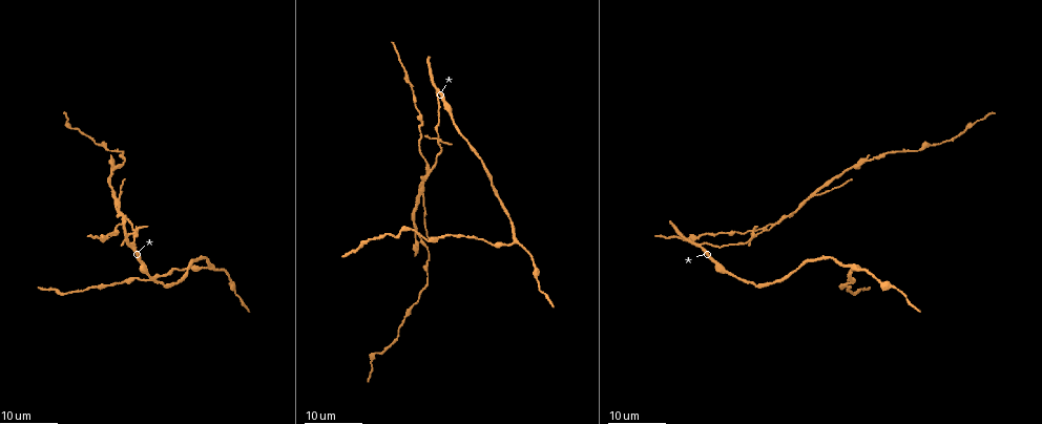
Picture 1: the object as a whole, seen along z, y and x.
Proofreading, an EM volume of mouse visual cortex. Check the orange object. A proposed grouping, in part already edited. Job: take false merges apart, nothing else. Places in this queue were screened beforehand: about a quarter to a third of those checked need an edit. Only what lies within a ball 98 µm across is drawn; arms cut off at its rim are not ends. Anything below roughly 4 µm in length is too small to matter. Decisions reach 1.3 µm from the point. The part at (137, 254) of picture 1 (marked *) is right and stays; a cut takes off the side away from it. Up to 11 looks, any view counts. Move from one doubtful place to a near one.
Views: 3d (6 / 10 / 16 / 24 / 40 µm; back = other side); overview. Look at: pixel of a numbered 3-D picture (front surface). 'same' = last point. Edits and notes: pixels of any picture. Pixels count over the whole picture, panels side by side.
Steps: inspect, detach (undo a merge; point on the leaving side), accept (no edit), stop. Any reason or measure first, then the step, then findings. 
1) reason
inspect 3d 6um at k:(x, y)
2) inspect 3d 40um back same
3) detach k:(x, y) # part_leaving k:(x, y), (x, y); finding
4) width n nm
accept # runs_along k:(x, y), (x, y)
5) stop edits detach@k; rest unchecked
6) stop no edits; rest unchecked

three arms meet
inspect 3d 24um at 1:(702, 245)

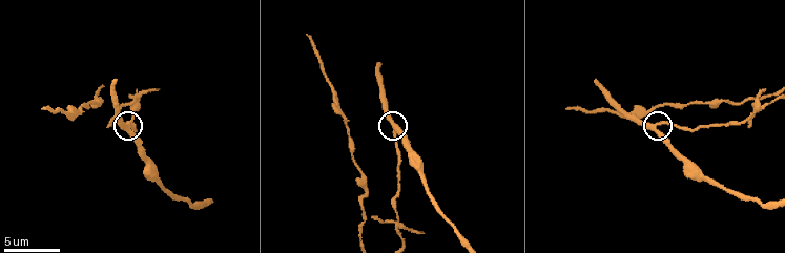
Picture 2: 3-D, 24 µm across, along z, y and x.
inspect 3d 10um at 2:(653, 125)

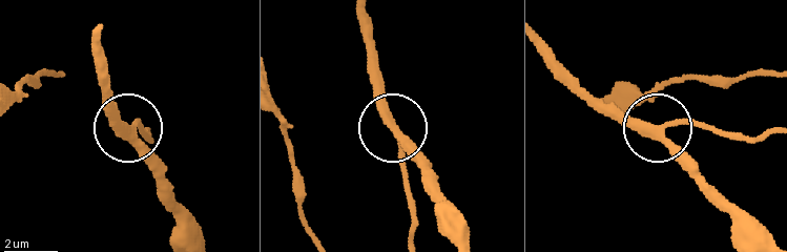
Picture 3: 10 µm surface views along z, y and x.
inspect 3d 6um at 3:(394, 130)

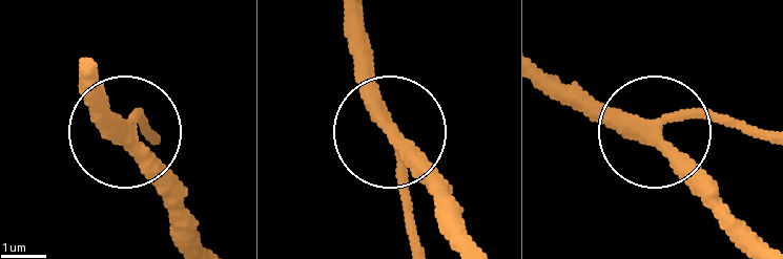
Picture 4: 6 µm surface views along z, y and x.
side_arm 7 um
accept # runs_along 4:(713, 193), (656, 132), (547, 95); one neuron here

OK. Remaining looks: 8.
looks like a crossing
inspect 3d 16um at 2:(761, 108)

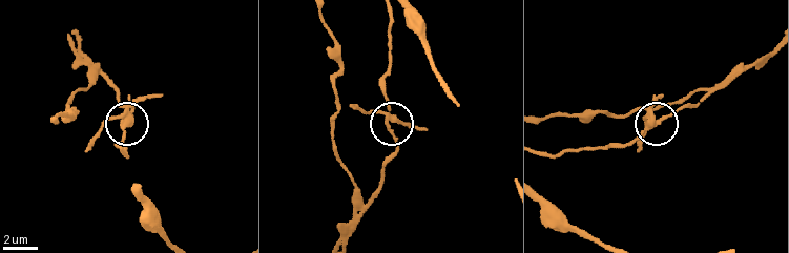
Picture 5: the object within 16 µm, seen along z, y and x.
width 290 nm
detach 5:(101, 130) # two neurons meet here

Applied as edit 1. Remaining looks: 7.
three-way junction
inspect 3d 24um at 1:(121, 217)

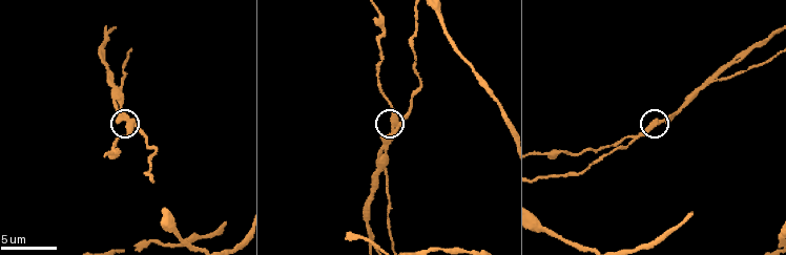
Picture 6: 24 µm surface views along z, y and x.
inspect 3d 6um at 6:(126, 125)

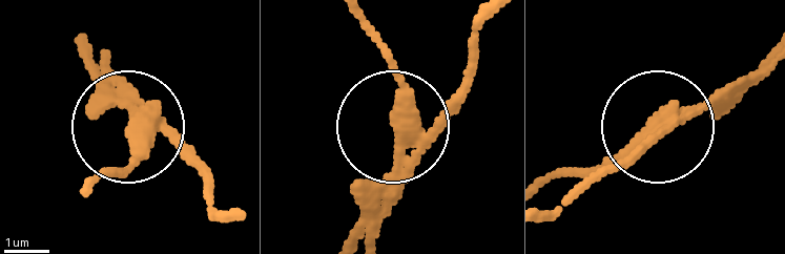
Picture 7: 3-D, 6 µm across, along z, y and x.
arms 3
accept # runs_along 7:(550, 211), (663, 132), (565, 173); all the same neuron

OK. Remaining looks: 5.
two arms at a narrow angle
inspect 3d 16um at 1:(117, 167)

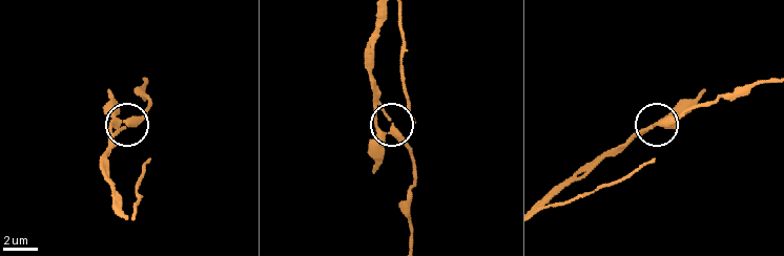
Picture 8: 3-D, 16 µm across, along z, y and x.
inspect 3d 10um at 8:(666, 122)

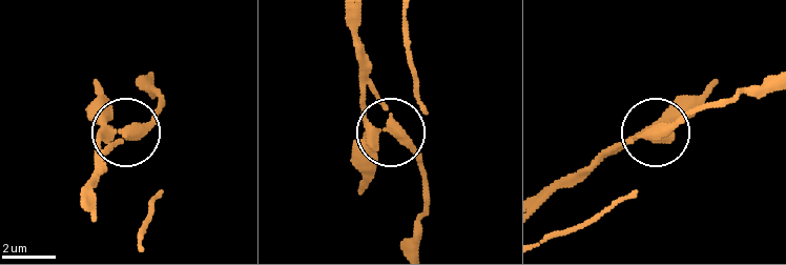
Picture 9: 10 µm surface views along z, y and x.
accept # runs_along 9:(358, 23), (358, 63), (392, 124), (376, 145), (360, 190); continuous, no second neuron

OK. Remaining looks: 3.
thick turns thin
inspect 3d 24um at 1:(441, 237)

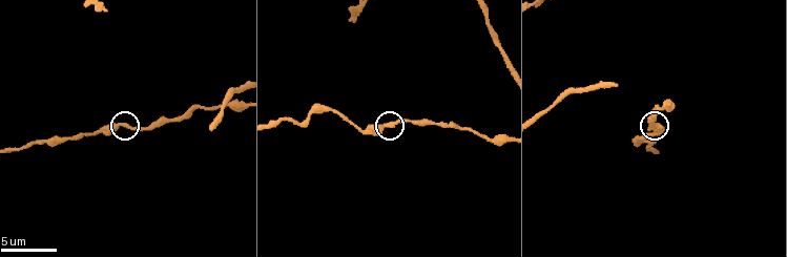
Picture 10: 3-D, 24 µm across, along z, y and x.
inspect 3d 10um at 10:(391, 126)

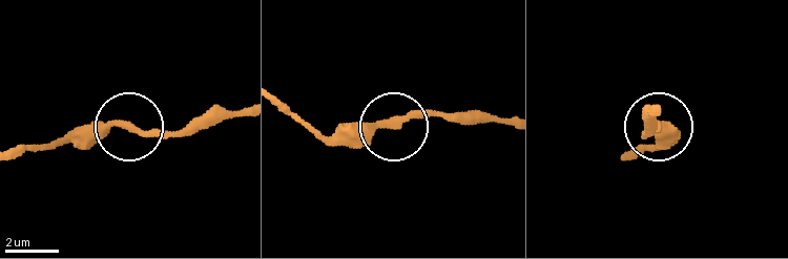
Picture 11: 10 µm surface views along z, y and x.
inspect 3d 10um back at 11:(130, 126)

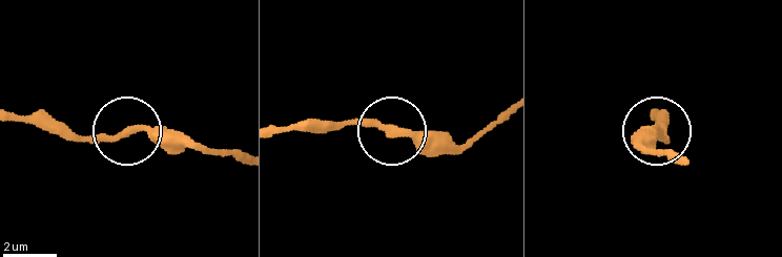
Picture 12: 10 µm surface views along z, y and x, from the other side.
accept # runs_along 12:(280, 131), (381, 124), (453, 142); continuous, no second neuron

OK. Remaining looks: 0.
stop edits detach@5; rest unchecked

